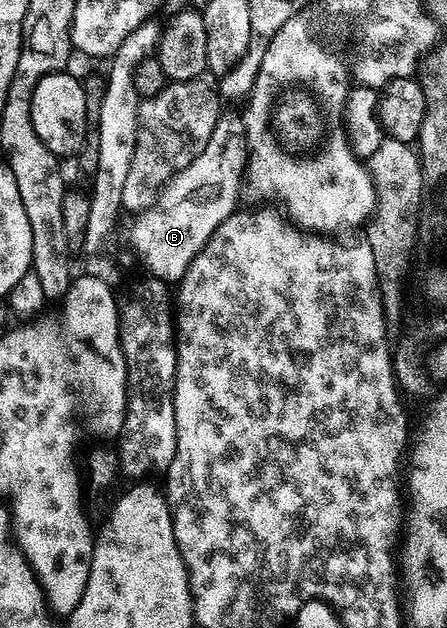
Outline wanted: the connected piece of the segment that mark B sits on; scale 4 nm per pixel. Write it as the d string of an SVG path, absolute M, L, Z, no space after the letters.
M224 119L219 120L206 147L182 171L168 181L168 186L158 199L135 221L130 239L145 267L155 280L175 284L184 277L186 270L202 247L211 239L214 231L237 210L238 193L244 181L247 168L247 144L243 136L236 132Z

